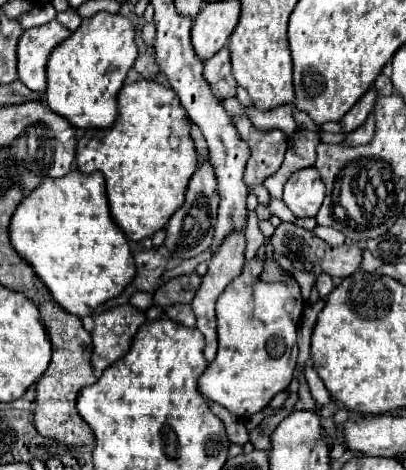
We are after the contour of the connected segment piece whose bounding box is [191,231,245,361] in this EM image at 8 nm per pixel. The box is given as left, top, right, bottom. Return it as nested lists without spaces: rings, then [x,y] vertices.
[[[231,231],[223,241],[221,245],[217,247],[215,255],[211,257],[209,261],[209,269],[201,281],[201,287],[195,295],[195,299],[191,301],[191,307],[193,307],[193,313],[197,317],[197,329],[203,333],[205,337],[205,357],[207,361],[213,361],[215,353],[217,353],[217,325],[215,325],[215,301],[217,297],[225,291],[225,287],[241,273],[243,269],[243,263],[245,263],[245,257],[243,257],[243,251],[245,251],[245,233],[243,231]]]

